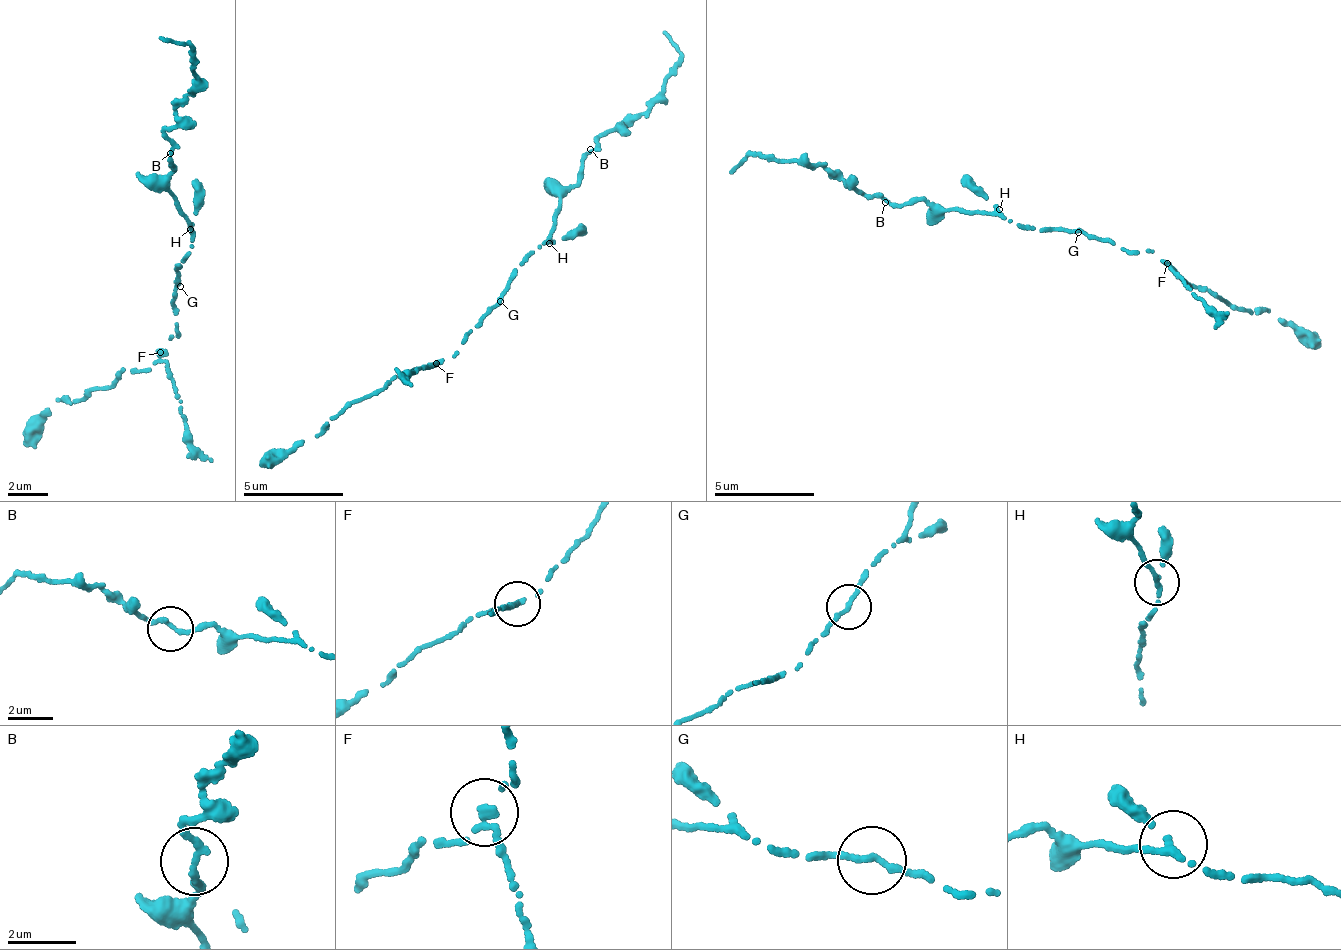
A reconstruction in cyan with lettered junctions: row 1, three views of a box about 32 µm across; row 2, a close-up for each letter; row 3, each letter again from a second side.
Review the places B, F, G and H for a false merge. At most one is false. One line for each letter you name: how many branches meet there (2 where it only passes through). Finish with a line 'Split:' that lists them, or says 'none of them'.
F: 2
Split: F

